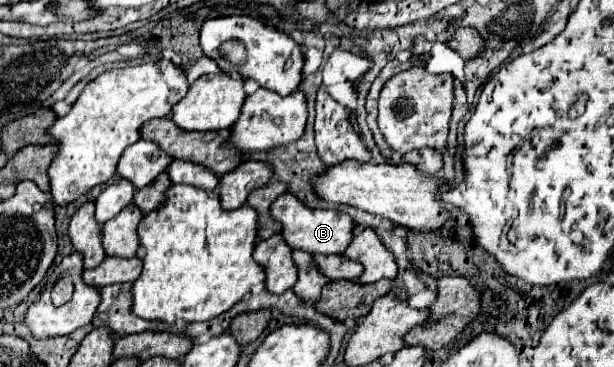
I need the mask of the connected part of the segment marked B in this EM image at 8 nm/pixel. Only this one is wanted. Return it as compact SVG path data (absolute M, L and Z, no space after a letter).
M285 192L273 202L271 216L283 224L283 236L293 250L305 250L311 254L343 254L353 240L353 218L339 210L315 210L297 200L295 194Z

